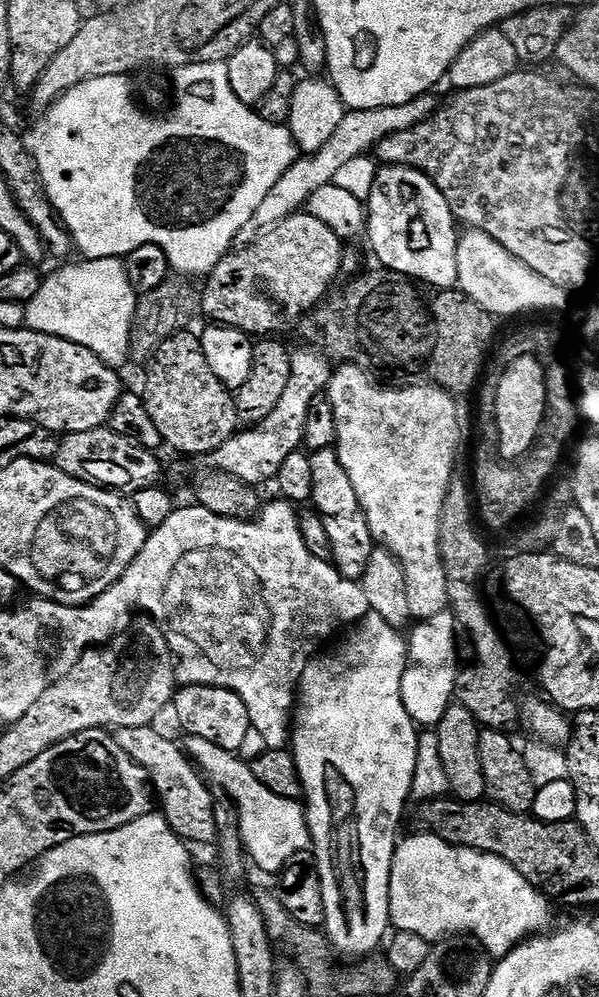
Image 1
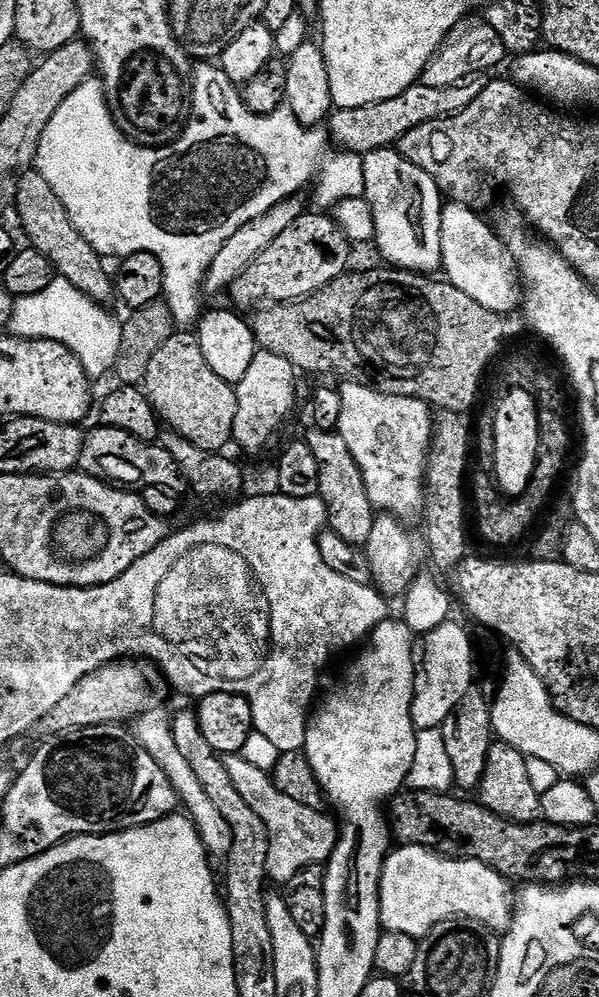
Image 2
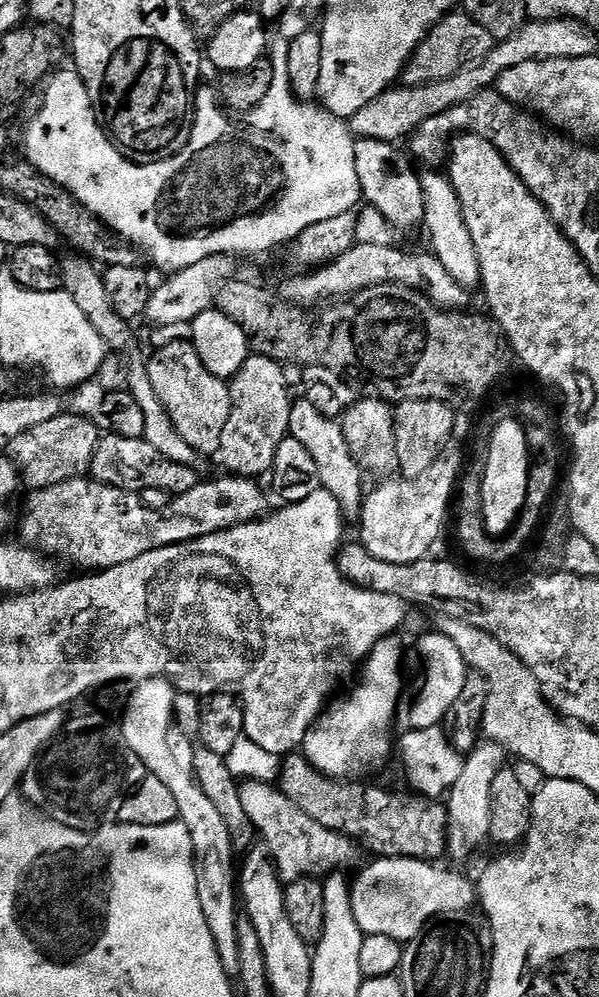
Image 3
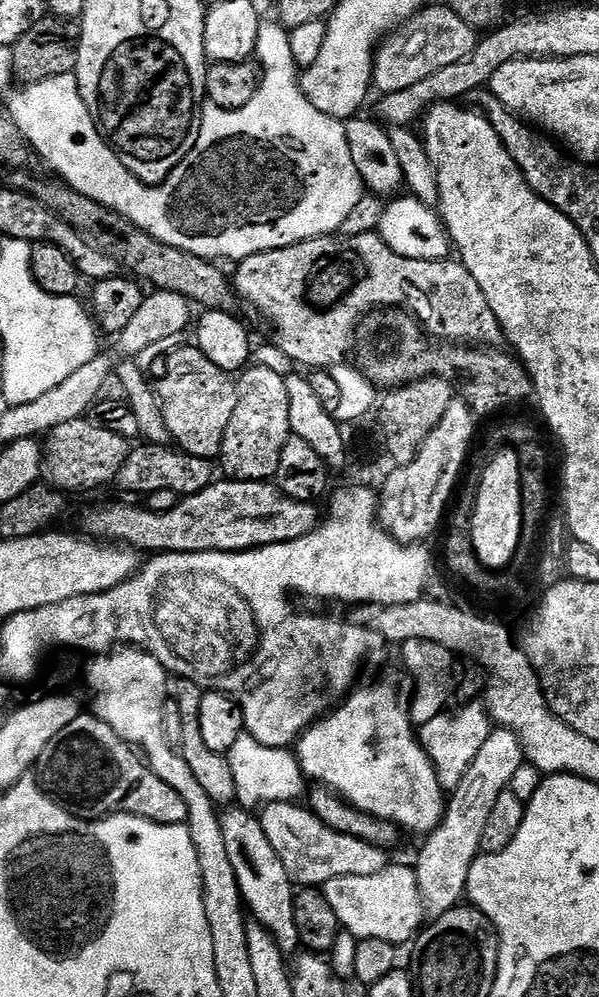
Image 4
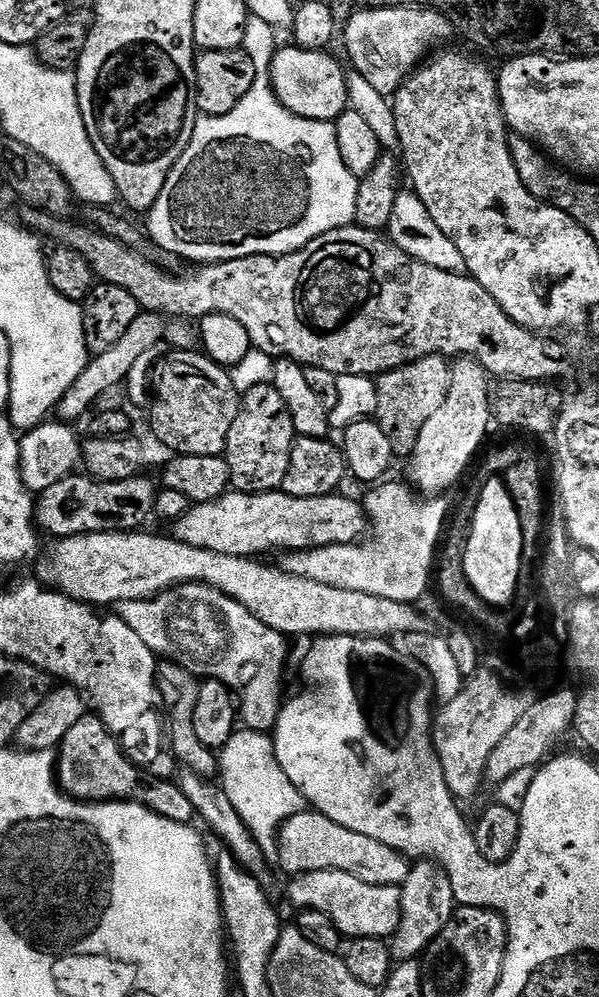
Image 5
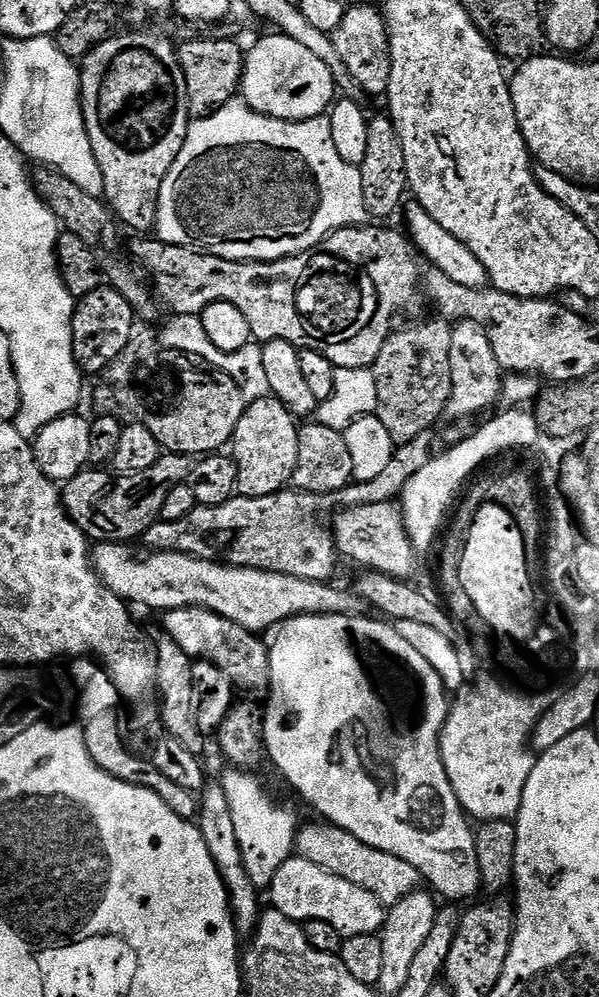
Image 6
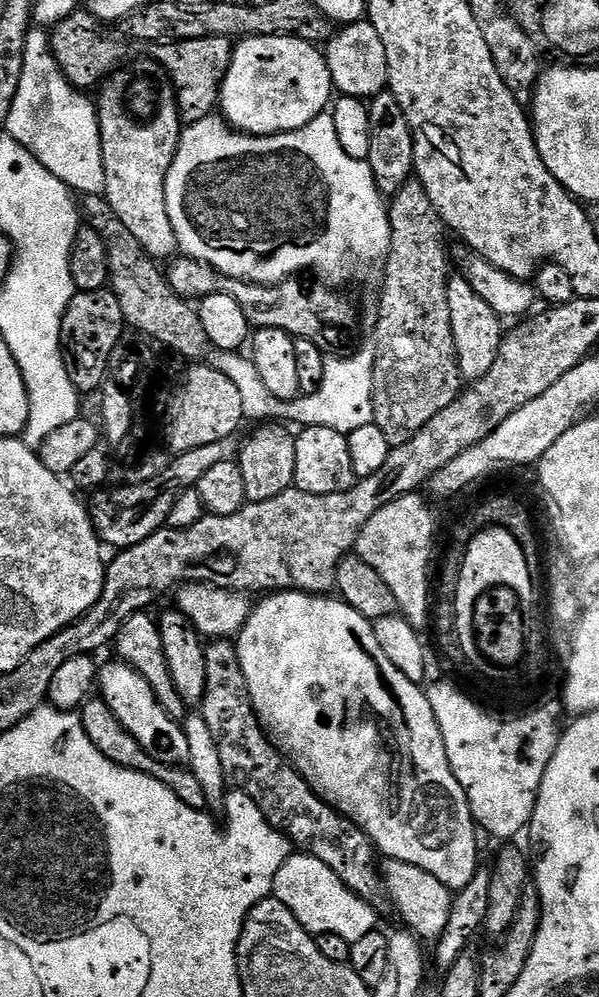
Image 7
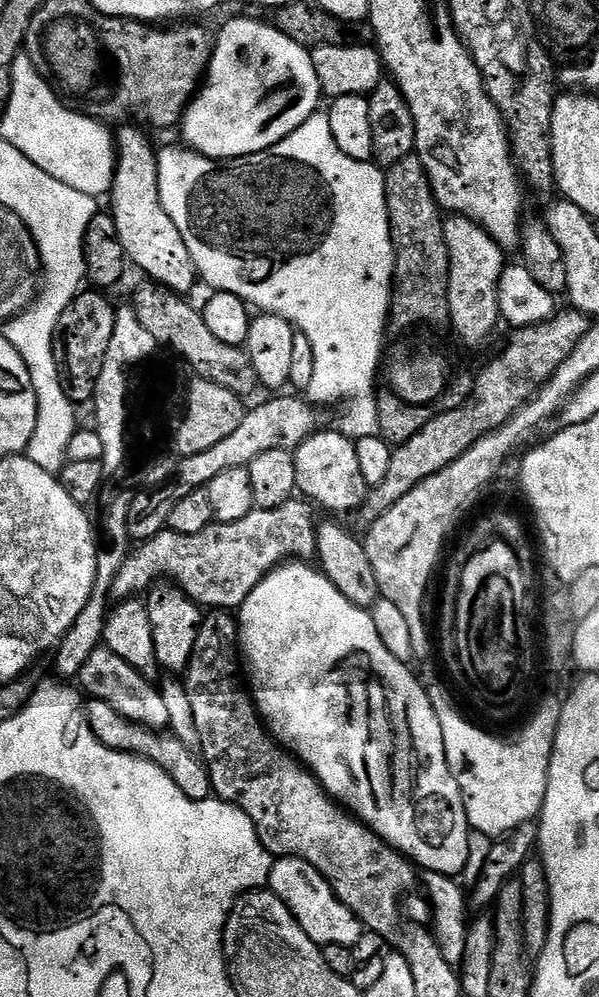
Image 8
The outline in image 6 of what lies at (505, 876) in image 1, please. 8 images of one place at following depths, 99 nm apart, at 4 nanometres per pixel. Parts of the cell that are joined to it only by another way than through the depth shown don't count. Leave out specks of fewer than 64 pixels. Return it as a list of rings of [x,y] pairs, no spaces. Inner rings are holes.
[[[299,854],[284,858],[272,876],[271,907],[277,908],[286,918],[297,922],[317,920],[334,926],[341,937],[376,934],[384,926],[385,905],[378,897],[370,894],[362,886],[341,876],[327,872],[322,866],[304,860]]]

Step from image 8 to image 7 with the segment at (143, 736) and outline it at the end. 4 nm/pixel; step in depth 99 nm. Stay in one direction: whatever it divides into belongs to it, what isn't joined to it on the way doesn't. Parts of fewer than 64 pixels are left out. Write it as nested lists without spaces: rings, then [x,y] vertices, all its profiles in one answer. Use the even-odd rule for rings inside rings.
[[[86,699],[79,709],[78,715],[90,742],[94,742],[97,751],[106,758],[110,758],[110,762],[135,772],[141,772],[158,782],[162,782],[186,806],[201,810],[209,807],[208,799],[204,797],[204,791],[202,790],[202,782],[198,782],[198,778],[187,767],[163,764],[154,758],[150,758],[150,754],[146,754],[146,750],[142,750],[142,746],[138,744],[136,739],[124,729],[122,722],[118,722],[118,718],[114,718],[110,706],[106,706],[104,699]]]

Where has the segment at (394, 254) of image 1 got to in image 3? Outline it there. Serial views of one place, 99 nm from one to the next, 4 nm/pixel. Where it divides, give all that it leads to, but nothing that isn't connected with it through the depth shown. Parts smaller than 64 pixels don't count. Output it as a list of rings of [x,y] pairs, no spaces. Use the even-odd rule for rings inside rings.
[[[357,139],[354,162],[363,199],[371,207],[377,208],[398,230],[404,230],[414,227],[415,224],[423,225],[424,191],[417,169],[412,169],[413,161],[407,155],[404,157],[398,149],[396,144],[387,144],[381,140]]]

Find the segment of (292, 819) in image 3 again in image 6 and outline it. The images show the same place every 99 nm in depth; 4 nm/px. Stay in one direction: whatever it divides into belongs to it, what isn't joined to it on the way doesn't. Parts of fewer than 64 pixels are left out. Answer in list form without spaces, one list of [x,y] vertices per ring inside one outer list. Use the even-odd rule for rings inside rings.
[[[316,823],[320,824],[308,824],[305,828],[303,825],[296,833],[295,851],[302,859],[314,862],[325,868],[327,872],[332,872],[335,876],[341,876],[362,886],[367,892],[378,897],[380,903],[385,906],[397,904],[399,900],[421,887],[420,871],[410,866],[410,862],[394,854],[386,854],[386,850],[366,846],[366,842],[354,838],[354,834],[337,828],[334,824]]]

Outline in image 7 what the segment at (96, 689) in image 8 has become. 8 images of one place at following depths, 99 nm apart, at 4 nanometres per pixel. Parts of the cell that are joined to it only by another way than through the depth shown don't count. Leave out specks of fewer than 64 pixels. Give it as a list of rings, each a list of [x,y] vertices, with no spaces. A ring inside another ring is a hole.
[[[123,662],[115,663],[105,668],[103,665],[98,672],[99,695],[106,706],[110,706],[114,718],[122,722],[124,729],[136,739],[142,750],[146,750],[146,754],[150,754],[150,758],[163,764],[187,765],[190,742],[186,742],[183,723],[172,719],[172,715],[160,705],[150,682],[146,682],[138,670]]]

